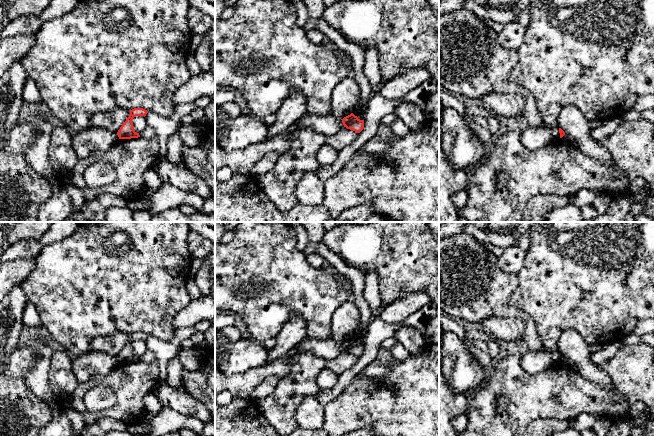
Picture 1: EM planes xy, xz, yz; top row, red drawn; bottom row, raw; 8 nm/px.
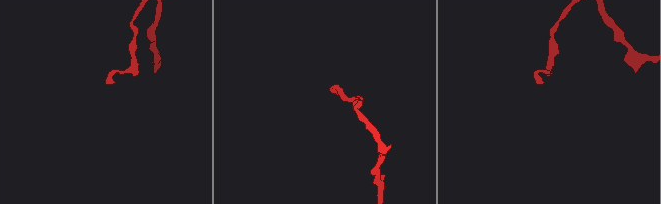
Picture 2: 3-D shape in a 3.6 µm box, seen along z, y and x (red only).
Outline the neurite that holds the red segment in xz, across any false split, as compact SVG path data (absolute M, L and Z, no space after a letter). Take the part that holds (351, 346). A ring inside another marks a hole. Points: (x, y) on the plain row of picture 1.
M353 337L344 341L341 344L342 344L344 351L346 351L347 353L353 354L357 357L360 357L364 352L364 344L360 344Z

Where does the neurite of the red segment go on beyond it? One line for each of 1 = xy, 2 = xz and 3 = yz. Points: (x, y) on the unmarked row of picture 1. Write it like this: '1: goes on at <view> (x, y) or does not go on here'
1: does not go on here
2: does not go on here
3: does not go on here

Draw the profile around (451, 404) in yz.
M439 323L439 436L457 436L452 419L468 412L470 396L453 391L442 374L442 331Z

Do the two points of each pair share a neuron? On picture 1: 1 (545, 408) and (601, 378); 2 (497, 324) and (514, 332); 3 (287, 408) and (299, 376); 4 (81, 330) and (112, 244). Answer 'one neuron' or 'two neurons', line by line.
1: two neurons
2: one neuron
3: one neuron
4: one neuron

